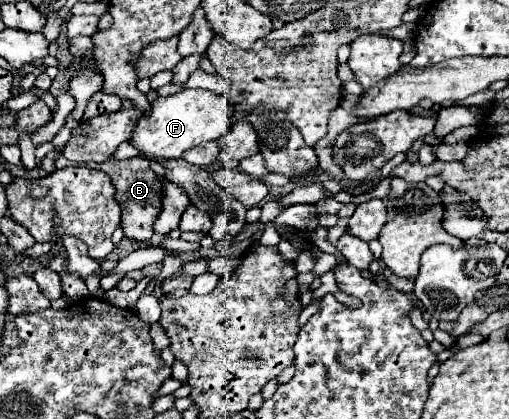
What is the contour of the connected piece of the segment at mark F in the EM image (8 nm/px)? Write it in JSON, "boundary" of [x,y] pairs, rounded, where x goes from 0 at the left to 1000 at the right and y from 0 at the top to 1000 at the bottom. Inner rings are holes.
{"boundary":[[[360,210],[356,220],[312,234],[301,253],[293,277],[277,277],[265,286],[265,305],[257,315],[253,344],[273,358],[273,372],[289,382],[348,382],[367,363],[371,353],[407,339],[407,334],[426,334],[442,325],[454,305],[454,272],[458,258],[454,248],[411,220],[411,215],[367,215]]]}

